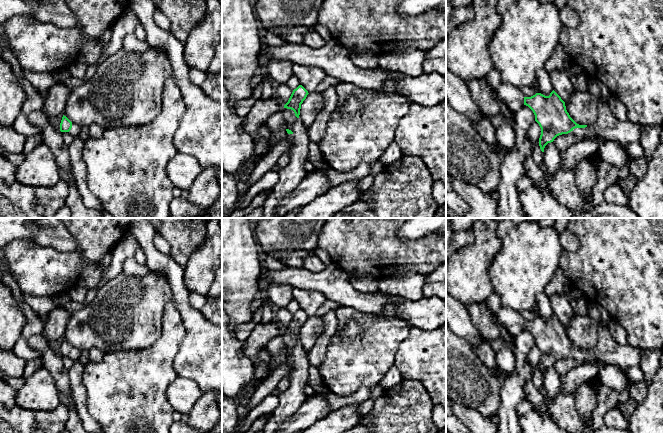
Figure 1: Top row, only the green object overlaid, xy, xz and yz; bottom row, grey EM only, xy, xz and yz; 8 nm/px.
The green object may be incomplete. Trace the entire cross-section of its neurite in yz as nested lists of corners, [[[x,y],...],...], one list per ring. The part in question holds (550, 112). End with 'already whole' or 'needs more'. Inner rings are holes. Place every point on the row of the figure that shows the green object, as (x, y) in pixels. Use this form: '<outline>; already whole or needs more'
[[[553,90],[549,96],[536,93],[524,97],[524,105],[535,115],[535,121],[541,128],[539,146],[542,152],[548,143],[562,134],[571,131],[585,138],[601,137],[620,142],[625,147],[632,142],[639,142],[641,125],[630,121],[620,121],[612,113],[610,104],[598,98],[598,118],[590,125],[579,125],[569,115],[565,102]]]; needs more

